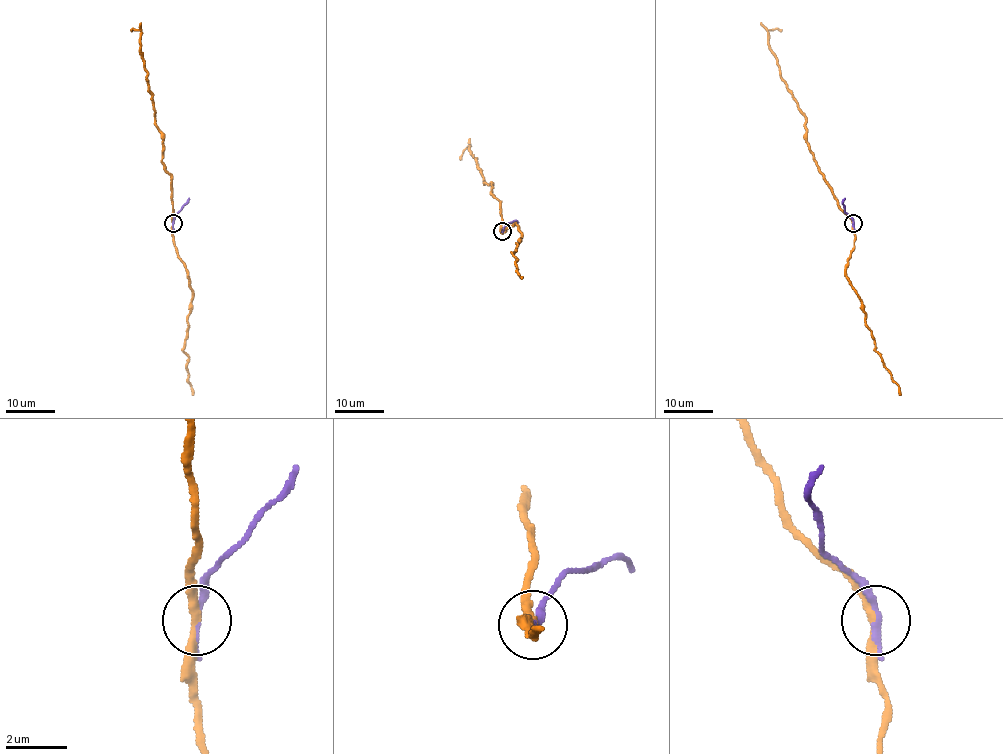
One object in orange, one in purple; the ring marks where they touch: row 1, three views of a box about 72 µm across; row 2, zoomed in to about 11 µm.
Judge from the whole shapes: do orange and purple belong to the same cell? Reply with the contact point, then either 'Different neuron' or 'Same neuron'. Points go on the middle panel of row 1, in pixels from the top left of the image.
Place: (502, 231). Different neuron

